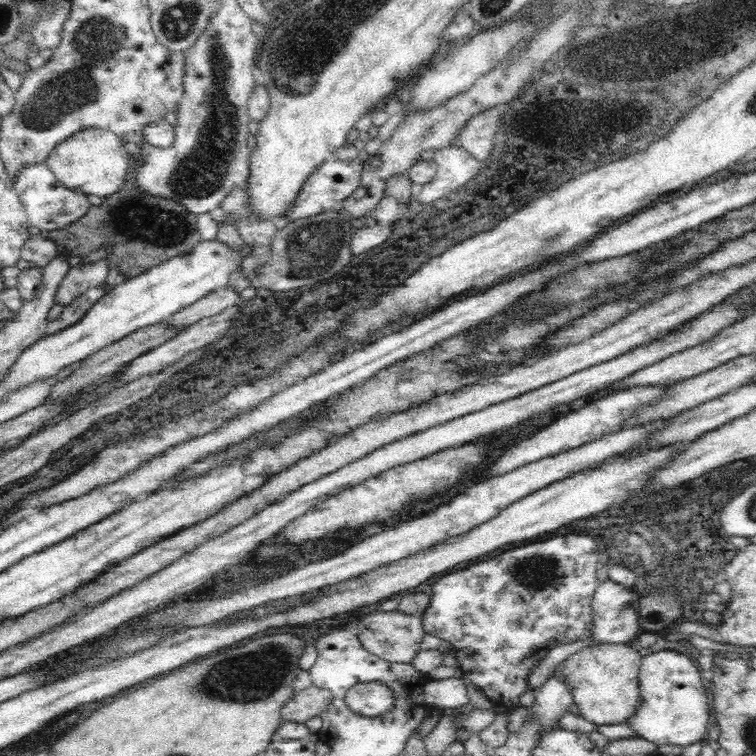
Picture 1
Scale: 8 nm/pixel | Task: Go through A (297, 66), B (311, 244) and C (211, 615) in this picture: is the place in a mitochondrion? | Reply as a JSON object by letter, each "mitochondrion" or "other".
{"A":"mitochondrion","B":"mitochondrion","C":"other"}

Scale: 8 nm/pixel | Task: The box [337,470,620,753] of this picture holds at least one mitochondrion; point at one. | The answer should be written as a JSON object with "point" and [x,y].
{"point":[533,574]}

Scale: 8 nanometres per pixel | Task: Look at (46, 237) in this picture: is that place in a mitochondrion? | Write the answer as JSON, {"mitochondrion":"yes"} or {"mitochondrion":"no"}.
{"mitochondrion":"no"}

